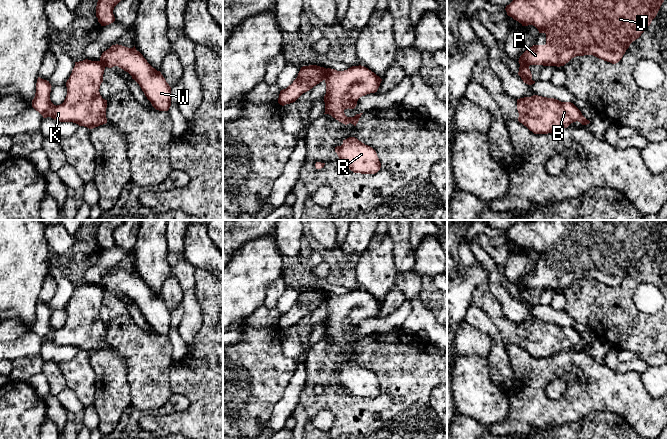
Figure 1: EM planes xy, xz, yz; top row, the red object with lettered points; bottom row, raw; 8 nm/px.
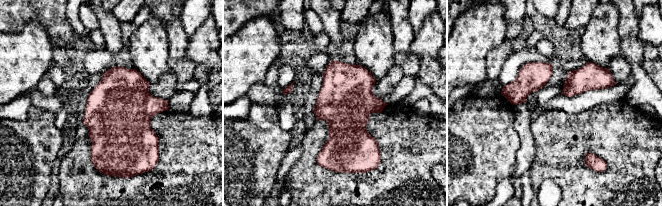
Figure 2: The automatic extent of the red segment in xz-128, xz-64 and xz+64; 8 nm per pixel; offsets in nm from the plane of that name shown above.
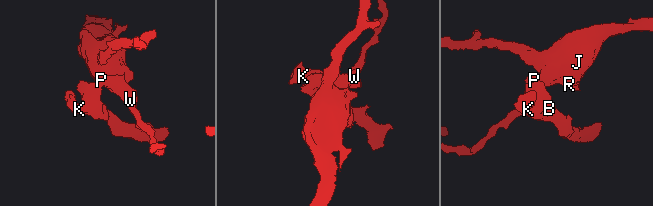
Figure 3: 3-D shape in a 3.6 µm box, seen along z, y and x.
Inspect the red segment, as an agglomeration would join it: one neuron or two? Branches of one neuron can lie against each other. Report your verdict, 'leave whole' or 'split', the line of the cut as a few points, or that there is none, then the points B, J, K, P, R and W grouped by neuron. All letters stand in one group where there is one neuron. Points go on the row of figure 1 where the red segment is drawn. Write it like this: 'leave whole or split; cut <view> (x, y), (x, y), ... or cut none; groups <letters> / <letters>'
split; cut xz (326, 69), (324, 79); groups B K / J P R W

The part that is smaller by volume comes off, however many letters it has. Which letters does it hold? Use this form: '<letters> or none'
B, K

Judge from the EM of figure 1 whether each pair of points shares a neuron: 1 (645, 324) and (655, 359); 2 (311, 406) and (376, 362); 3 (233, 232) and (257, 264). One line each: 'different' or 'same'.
1: different
2: same
3: different

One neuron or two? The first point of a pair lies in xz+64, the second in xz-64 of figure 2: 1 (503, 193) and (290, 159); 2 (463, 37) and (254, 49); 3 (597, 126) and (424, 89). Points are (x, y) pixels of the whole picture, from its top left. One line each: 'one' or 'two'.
1: one
2: one
3: two

